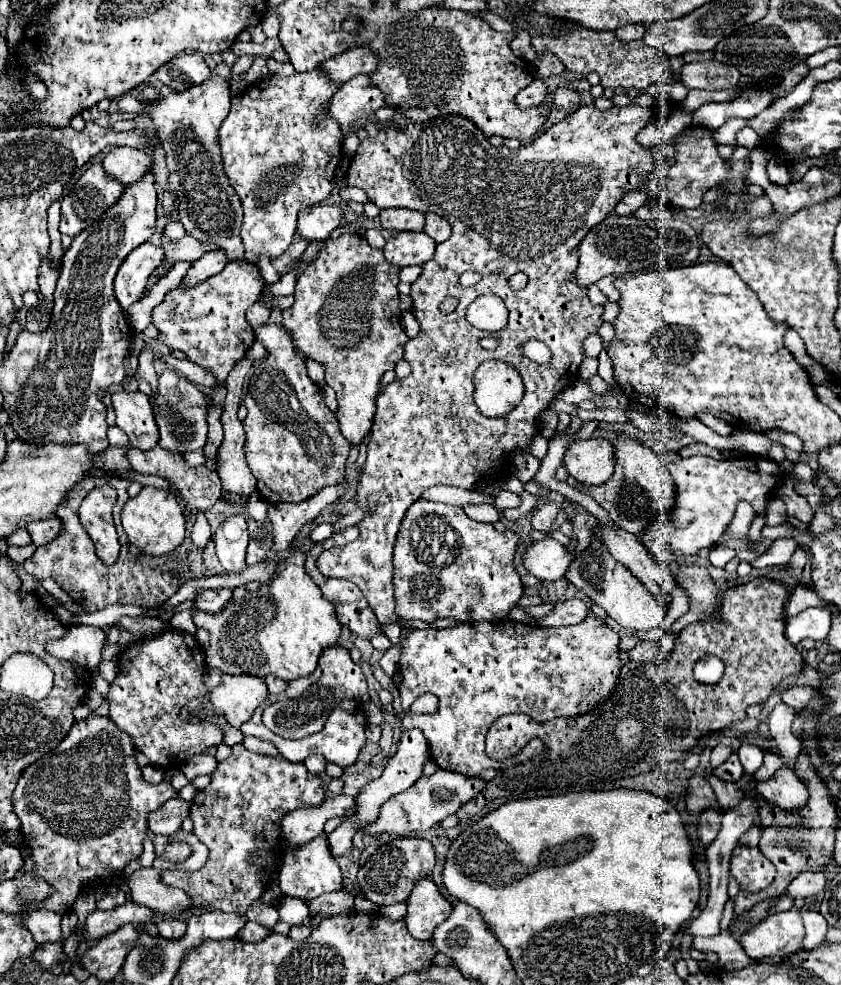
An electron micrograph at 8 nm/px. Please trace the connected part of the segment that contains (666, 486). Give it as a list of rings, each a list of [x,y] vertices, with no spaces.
[[[617,432],[617,438],[613,442],[615,448],[615,474],[607,484],[601,486],[583,486],[583,492],[593,494],[593,498],[611,514],[613,522],[639,536],[649,522],[653,522],[653,516],[663,516],[663,512],[669,512],[673,506],[673,496],[675,496],[675,486],[671,476],[667,474],[665,466],[661,464],[659,456],[637,442],[635,438],[627,436],[625,432]]]

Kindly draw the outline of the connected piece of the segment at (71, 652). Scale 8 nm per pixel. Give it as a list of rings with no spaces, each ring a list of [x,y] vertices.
[[[69,626],[65,638],[51,640],[45,650],[59,660],[69,660],[81,664],[83,668],[95,670],[101,660],[101,648],[107,634],[95,626]]]

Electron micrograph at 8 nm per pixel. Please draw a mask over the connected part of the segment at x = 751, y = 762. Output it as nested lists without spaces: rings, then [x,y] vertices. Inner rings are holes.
[[[743,744],[737,754],[739,754],[739,760],[747,774],[755,774],[759,770],[759,766],[763,764],[763,750],[755,744]]]

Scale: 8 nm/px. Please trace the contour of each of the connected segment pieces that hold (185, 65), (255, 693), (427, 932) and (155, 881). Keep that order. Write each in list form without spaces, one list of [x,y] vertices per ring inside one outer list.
[[[181,54],[175,56],[173,60],[165,62],[157,72],[155,78],[169,86],[173,92],[183,92],[191,86],[201,84],[211,76],[209,66],[205,64],[203,56],[199,54]]]
[[[223,676],[221,684],[211,690],[211,702],[225,720],[239,728],[245,724],[255,708],[265,702],[267,686],[257,676]]]
[[[425,878],[415,884],[411,896],[407,898],[407,912],[403,922],[413,938],[431,940],[435,926],[441,924],[451,912],[453,906],[441,896],[435,882]]]
[[[155,868],[135,870],[127,884],[137,904],[145,904],[147,908],[167,916],[175,916],[191,904],[191,898],[183,890],[161,884],[161,872]]]

